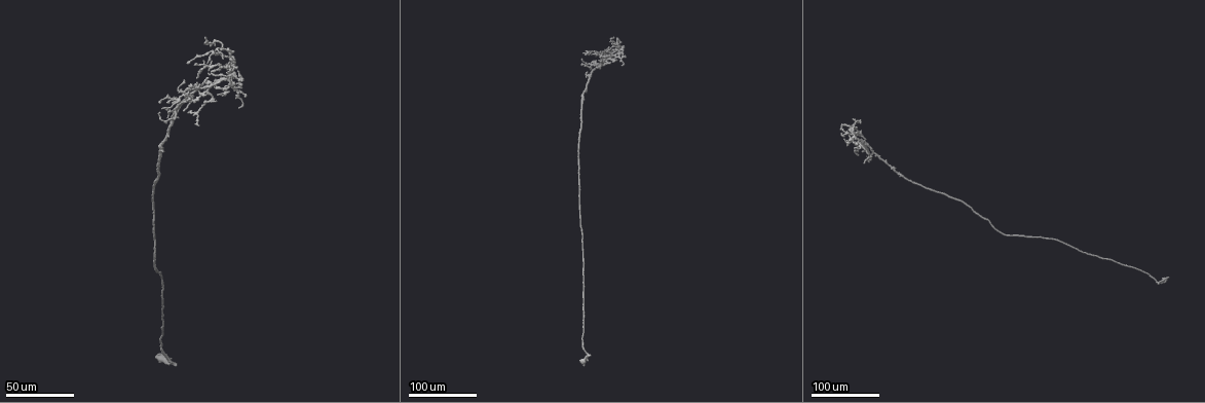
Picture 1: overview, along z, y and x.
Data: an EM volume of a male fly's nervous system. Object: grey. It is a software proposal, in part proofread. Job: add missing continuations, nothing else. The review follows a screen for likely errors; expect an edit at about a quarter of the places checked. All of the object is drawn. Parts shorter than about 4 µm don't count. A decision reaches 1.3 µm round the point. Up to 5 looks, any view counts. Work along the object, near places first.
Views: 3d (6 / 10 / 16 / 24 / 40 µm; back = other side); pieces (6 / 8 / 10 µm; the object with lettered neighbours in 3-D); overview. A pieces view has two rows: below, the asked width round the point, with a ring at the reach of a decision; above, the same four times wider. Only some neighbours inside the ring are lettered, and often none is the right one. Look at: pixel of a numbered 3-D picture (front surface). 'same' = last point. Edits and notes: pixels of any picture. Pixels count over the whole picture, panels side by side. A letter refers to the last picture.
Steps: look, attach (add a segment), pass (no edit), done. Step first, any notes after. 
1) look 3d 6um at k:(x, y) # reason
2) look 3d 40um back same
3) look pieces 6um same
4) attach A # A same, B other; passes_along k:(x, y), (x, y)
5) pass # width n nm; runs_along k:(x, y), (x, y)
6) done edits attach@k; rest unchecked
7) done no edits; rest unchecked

look 3d 40um at 1:(160, 150) # tapers out

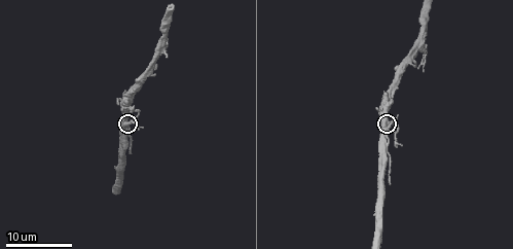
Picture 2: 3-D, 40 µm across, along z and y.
look pieces 10um at 2:(139, 130) # what lies round it

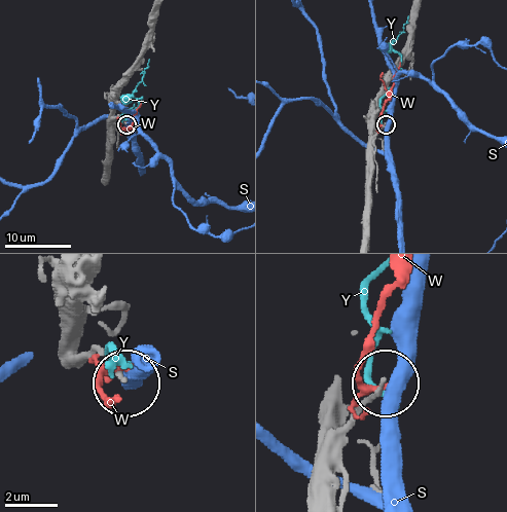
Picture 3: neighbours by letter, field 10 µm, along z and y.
pass # width 150 nm; S other, W other, Y other; none of them fits

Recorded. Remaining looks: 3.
look 3d 24um at 1:(183, 110) # tapers out

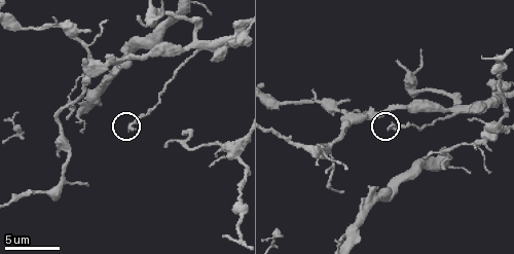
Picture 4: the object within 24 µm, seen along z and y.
look pieces 8um at 4:(391, 125)

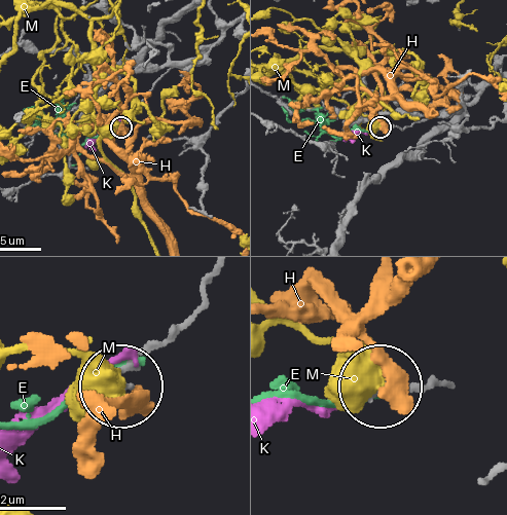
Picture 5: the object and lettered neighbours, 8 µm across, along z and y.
pass # E other, H other, K other, M other; no lettered segment goes on from it

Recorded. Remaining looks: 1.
done no edits; rest unchecked

